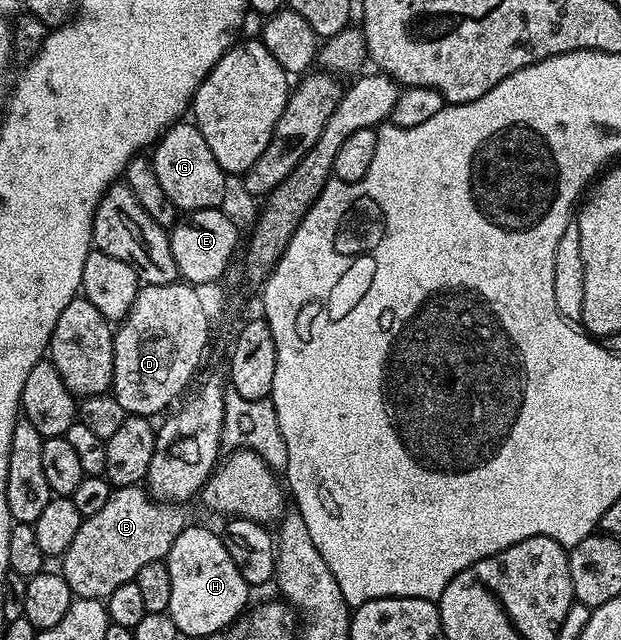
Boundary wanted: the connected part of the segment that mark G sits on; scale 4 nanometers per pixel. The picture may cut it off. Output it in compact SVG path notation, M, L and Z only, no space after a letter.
M179 121L167 129L152 148L152 162L164 194L179 212L189 213L223 206L222 202L226 199L227 172L222 170L216 157L212 157L212 149L208 149L204 133L200 133L193 121Z

